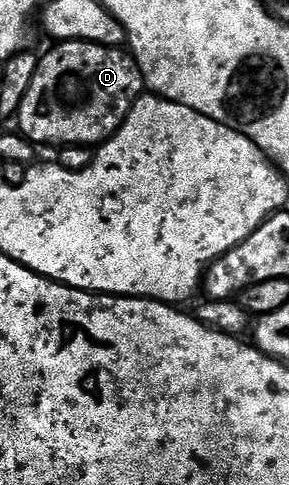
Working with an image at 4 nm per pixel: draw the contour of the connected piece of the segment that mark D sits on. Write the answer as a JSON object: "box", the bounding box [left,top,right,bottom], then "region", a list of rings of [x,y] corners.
{"box":[19,42,143,144],"region":[[[57,42],[54,47],[54,50],[50,54],[42,53],[40,55],[41,63],[35,72],[35,80],[31,80],[31,88],[27,88],[27,96],[23,96],[23,104],[21,105],[19,115],[19,123],[21,122],[21,126],[19,126],[20,133],[24,134],[34,144],[42,144],[41,142],[57,142],[56,144],[100,144],[106,138],[110,138],[121,127],[121,121],[129,115],[130,110],[133,108],[133,103],[142,97],[143,79],[141,77],[141,69],[138,68],[132,53],[115,46],[100,46],[94,42]]]}

